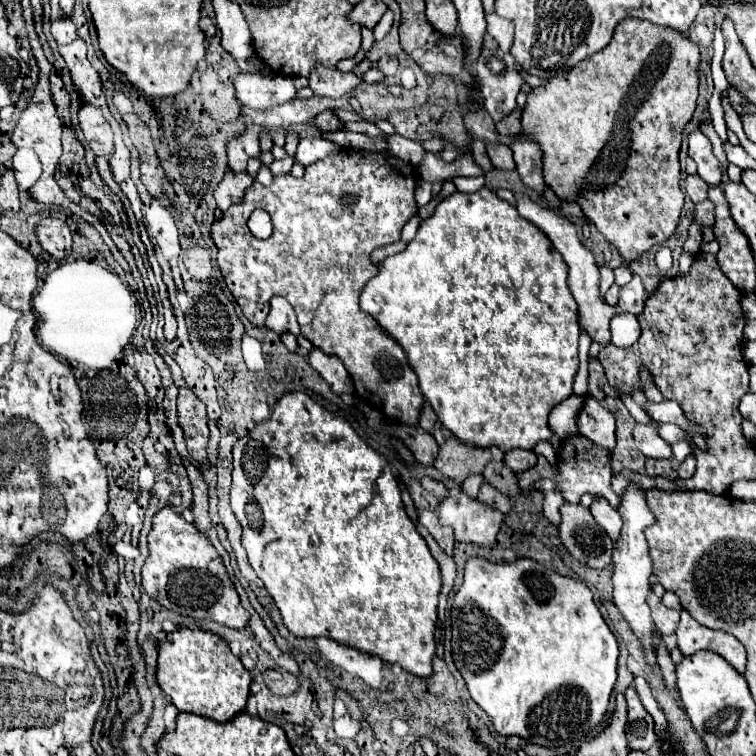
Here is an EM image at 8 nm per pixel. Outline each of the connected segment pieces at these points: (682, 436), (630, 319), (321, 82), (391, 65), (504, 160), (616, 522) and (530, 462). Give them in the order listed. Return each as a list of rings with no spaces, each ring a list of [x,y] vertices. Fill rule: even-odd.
[[[671,423],[658,424],[658,431],[660,436],[670,445],[680,440],[686,440],[691,446],[694,445],[691,437],[677,425]]]
[[[616,314],[610,322],[611,342],[616,346],[632,346],[640,338],[640,324],[634,314]]]
[[[318,64],[316,68],[312,68],[308,82],[314,94],[338,98],[350,94],[360,84],[360,78],[352,72],[340,72],[336,68],[324,68],[324,64]]]
[[[386,54],[386,56],[380,58],[380,62],[376,64],[376,68],[378,68],[380,72],[384,72],[384,76],[394,76],[396,70],[398,70],[398,58]]]
[[[488,144],[488,156],[494,162],[494,166],[498,170],[514,170],[514,158],[512,158],[512,150],[506,144]]]
[[[596,496],[592,500],[590,510],[592,510],[592,516],[596,518],[596,522],[608,532],[608,536],[612,540],[618,540],[620,538],[620,530],[622,530],[622,518],[620,518],[618,510],[612,508],[608,504],[608,500],[602,498],[602,496]]]
[[[512,450],[504,456],[504,460],[514,472],[520,474],[520,472],[526,472],[528,468],[534,468],[538,456],[532,450]]]

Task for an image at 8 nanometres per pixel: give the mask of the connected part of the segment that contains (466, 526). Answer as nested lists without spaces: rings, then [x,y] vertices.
[[[460,490],[456,496],[448,494],[442,500],[440,510],[438,510],[438,518],[440,518],[440,524],[450,526],[454,530],[454,536],[456,536],[458,542],[470,542],[470,544],[490,548],[496,542],[496,536],[498,536],[500,524],[504,520],[504,514],[500,510],[488,506],[488,504],[482,504],[478,498],[470,498],[468,494],[464,494]]]

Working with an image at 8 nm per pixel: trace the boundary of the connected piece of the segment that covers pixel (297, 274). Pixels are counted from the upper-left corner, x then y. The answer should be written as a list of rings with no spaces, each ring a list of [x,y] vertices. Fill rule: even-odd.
[[[340,148],[336,154],[332,156],[326,156],[310,166],[306,166],[306,172],[302,178],[294,178],[292,174],[282,174],[282,176],[274,176],[272,184],[270,186],[262,186],[258,182],[254,182],[248,192],[244,192],[242,200],[238,204],[232,204],[232,208],[228,208],[228,212],[224,212],[224,216],[220,220],[216,220],[212,224],[212,238],[214,238],[214,244],[218,248],[218,264],[220,264],[220,270],[224,274],[224,282],[226,286],[230,288],[230,292],[234,294],[236,302],[240,304],[242,308],[242,314],[256,326],[260,326],[260,316],[266,316],[270,312],[270,294],[282,294],[296,310],[296,316],[298,316],[298,324],[302,326],[302,336],[306,336],[318,350],[322,350],[324,354],[334,354],[338,356],[346,370],[350,372],[352,380],[354,380],[354,386],[358,388],[360,396],[364,396],[366,400],[374,402],[378,408],[382,408],[382,412],[388,416],[388,418],[396,418],[400,420],[402,424],[410,424],[410,426],[416,426],[418,424],[418,418],[420,418],[420,412],[422,412],[422,404],[424,404],[424,396],[420,392],[420,386],[418,386],[418,376],[412,372],[410,364],[408,364],[408,358],[404,354],[404,350],[400,348],[400,344],[396,344],[396,340],[392,340],[392,336],[388,336],[388,332],[384,332],[380,328],[380,324],[376,324],[376,320],[372,320],[372,316],[360,312],[360,292],[364,288],[364,284],[378,272],[378,266],[374,262],[370,262],[370,252],[378,246],[384,246],[384,244],[392,244],[396,240],[400,240],[400,232],[404,228],[404,224],[418,212],[418,204],[416,204],[416,198],[414,198],[414,190],[416,190],[416,180],[418,180],[418,174],[416,174],[416,166],[392,156],[390,152],[366,152],[366,150],[354,150],[354,148]],[[344,196],[356,196],[356,200],[352,204],[344,204]],[[254,208],[264,208],[270,218],[272,218],[272,224],[274,224],[274,234],[268,238],[268,240],[258,240],[252,236],[252,232],[248,230],[246,226],[246,220],[248,220],[248,214],[252,214]]]

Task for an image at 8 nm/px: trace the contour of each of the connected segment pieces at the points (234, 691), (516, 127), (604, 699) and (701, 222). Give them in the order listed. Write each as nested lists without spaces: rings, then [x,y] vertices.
[[[178,628],[166,636],[164,642],[160,642],[160,652],[158,652],[158,684],[160,688],[172,698],[174,706],[180,712],[192,712],[198,716],[208,716],[218,722],[226,718],[234,718],[246,708],[246,700],[250,696],[250,682],[252,676],[244,668],[242,660],[232,654],[230,646],[214,632],[202,630],[202,628]]]
[[[516,108],[512,114],[508,114],[506,118],[502,118],[500,122],[496,122],[496,130],[502,136],[516,136],[522,128],[520,128],[520,108]]]
[[[472,556],[466,560],[464,582],[458,588],[458,592],[454,594],[454,602],[450,608],[452,658],[454,658],[456,668],[460,670],[460,674],[466,680],[472,700],[490,716],[496,732],[502,736],[516,734],[516,736],[522,736],[540,746],[562,746],[568,742],[582,740],[592,728],[596,728],[602,722],[602,718],[608,710],[610,694],[612,694],[612,688],[616,682],[616,662],[618,662],[618,642],[598,610],[592,590],[584,582],[568,578],[568,576],[560,576],[558,572],[548,570],[548,568],[544,568],[544,564],[530,560],[530,558],[518,558],[514,562],[490,562],[486,558],[484,560],[476,560],[476,558],[478,556]]]
[[[704,200],[704,202],[696,204],[696,210],[694,210],[694,224],[698,224],[700,228],[714,226],[714,204],[712,204],[710,200]]]

